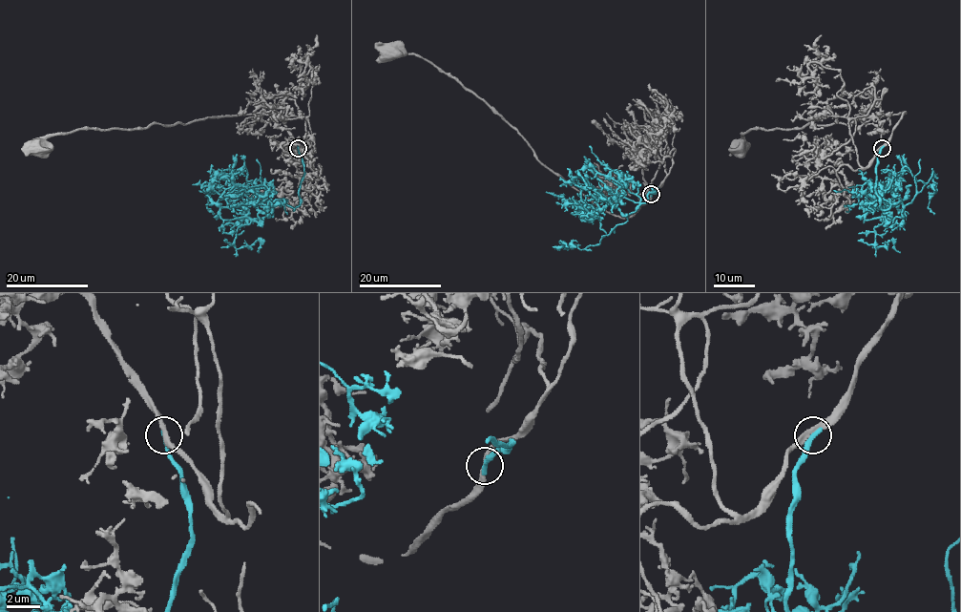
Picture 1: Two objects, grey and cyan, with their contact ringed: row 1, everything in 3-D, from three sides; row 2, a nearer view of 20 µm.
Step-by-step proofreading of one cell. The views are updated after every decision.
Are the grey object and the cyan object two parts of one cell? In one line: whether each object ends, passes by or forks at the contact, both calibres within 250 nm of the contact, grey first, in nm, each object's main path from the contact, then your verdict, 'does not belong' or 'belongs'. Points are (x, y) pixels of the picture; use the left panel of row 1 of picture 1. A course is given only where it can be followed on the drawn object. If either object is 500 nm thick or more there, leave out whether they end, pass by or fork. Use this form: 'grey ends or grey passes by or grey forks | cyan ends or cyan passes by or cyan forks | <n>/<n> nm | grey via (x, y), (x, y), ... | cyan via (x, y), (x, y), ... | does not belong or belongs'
grey passes by | cyan ends | 280/360 nm | grey via (297, 147), (276, 112), (214, 116), (187, 124), (150, 124), (145, 128), (78, 129), (48, 134), (37, 147) | cyan via (297, 147), (304, 177), (294, 210), (265, 201), (237, 171), (213, 178), (219, 189), (206, 206), (215, 214) | belongs

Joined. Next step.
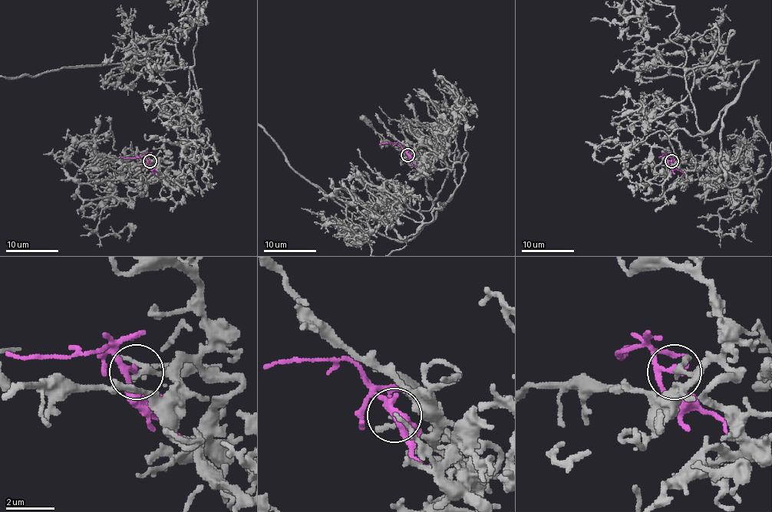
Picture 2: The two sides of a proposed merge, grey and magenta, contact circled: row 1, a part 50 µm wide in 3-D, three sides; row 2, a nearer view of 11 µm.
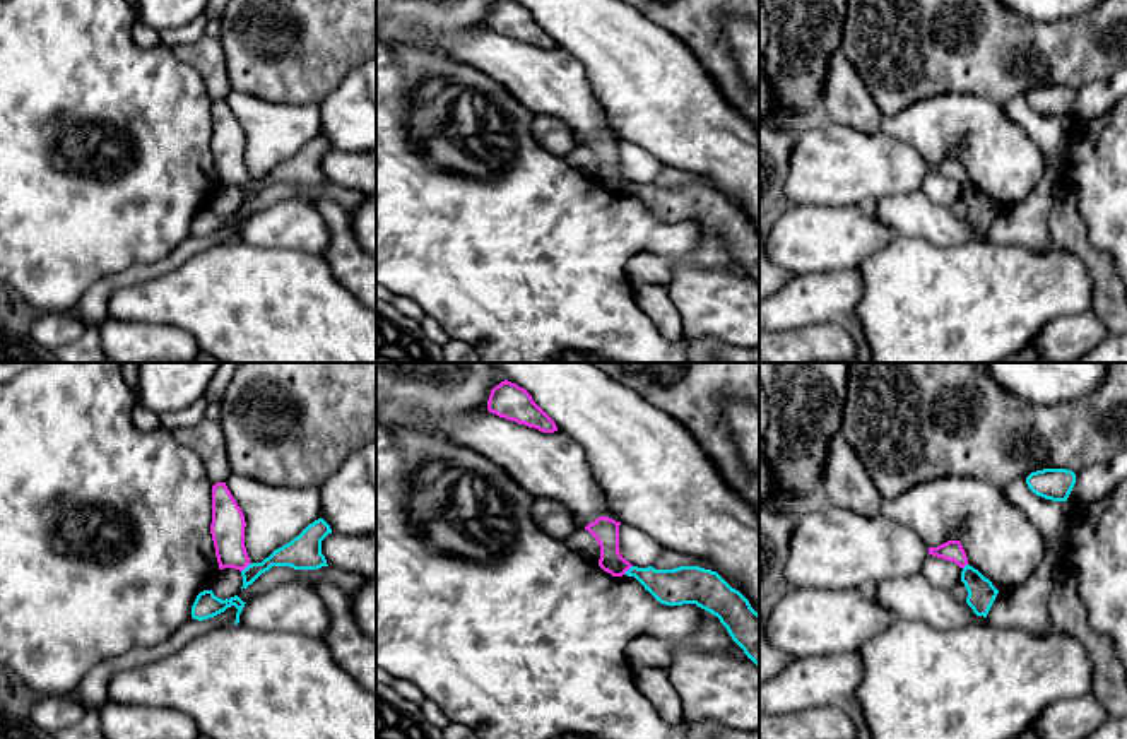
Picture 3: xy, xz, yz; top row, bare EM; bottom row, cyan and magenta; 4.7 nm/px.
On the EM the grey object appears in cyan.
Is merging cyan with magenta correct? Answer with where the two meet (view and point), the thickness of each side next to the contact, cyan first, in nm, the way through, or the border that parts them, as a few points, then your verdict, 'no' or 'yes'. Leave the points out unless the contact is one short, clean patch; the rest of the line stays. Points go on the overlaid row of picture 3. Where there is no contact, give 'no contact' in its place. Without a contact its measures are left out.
meets cyan in xy at (247, 567); 140 nm thick on the cyan side, 160 nm on the other; border along xy (252, 563), (241, 572); no

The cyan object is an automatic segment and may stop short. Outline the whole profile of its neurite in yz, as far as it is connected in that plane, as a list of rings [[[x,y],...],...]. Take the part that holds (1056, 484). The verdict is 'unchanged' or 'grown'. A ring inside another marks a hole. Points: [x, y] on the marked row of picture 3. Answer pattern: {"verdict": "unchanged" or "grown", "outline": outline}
{"verdict": "unchanged", "outline": [[[1043,469],[1031,472],[1026,477],[1026,484],[1036,496],[1052,501],[1067,501],[1076,484],[1076,474],[1067,469]]]}

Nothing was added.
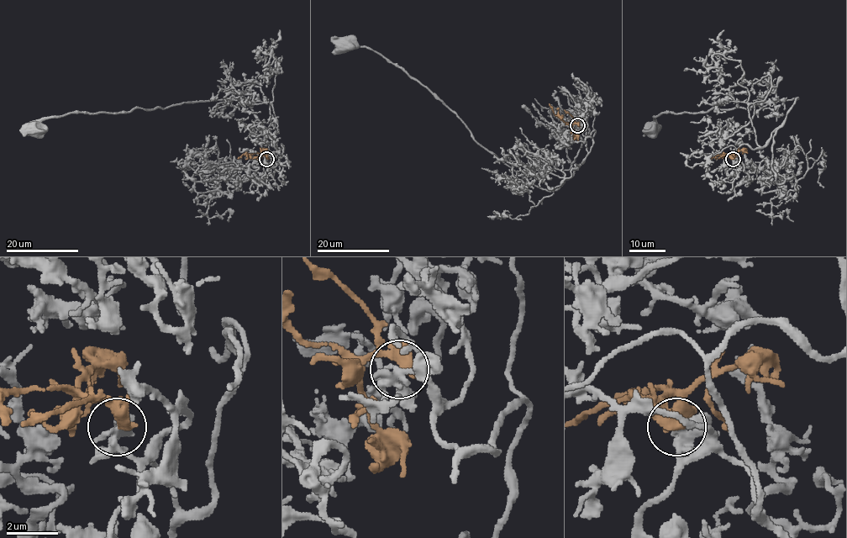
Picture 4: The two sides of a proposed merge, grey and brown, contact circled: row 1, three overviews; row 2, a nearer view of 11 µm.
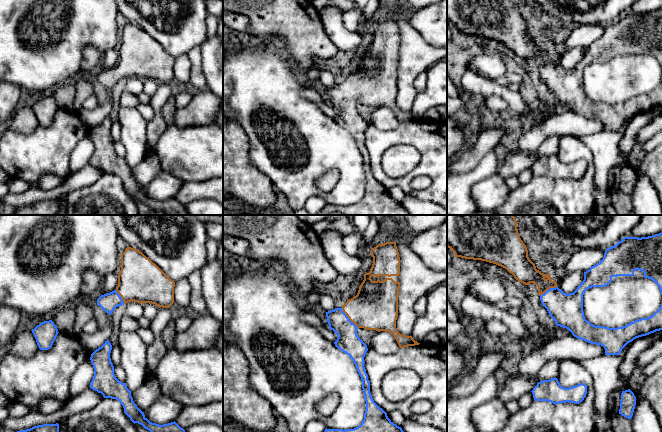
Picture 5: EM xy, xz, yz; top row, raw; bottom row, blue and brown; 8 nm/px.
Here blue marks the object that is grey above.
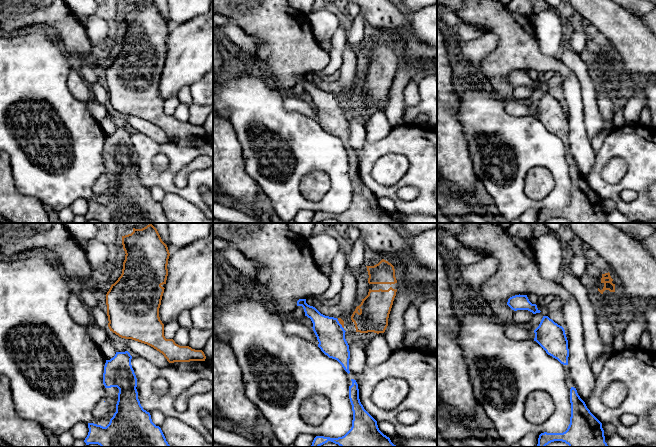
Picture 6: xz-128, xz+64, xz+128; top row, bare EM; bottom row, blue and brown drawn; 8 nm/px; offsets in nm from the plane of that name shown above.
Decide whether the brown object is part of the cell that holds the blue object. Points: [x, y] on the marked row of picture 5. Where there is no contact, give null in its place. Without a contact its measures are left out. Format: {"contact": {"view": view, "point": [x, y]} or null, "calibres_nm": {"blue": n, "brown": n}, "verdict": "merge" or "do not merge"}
{"contact": {"view": "xz", "point": [348, 318]}, "calibres_nm": {"blue": 180, "brown": 360}, "verdict": "merge"}

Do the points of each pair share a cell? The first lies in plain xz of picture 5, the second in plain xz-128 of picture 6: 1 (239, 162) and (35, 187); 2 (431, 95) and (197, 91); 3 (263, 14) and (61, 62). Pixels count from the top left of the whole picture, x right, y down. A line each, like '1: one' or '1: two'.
1: two
2: one
3: two

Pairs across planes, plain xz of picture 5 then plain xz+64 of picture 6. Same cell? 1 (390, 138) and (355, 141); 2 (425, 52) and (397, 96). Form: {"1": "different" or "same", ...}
{"1": "different", "2": "same"}

